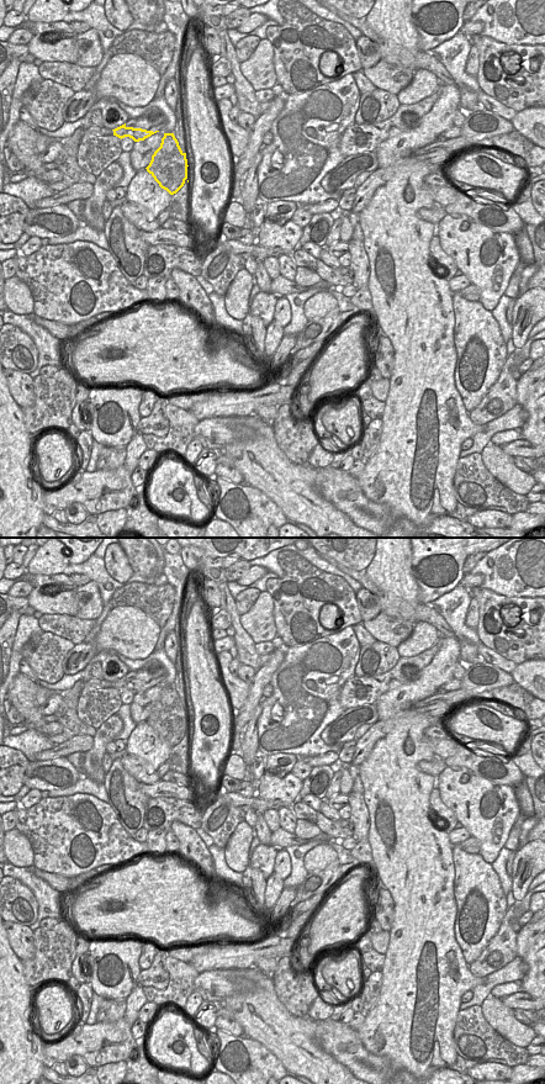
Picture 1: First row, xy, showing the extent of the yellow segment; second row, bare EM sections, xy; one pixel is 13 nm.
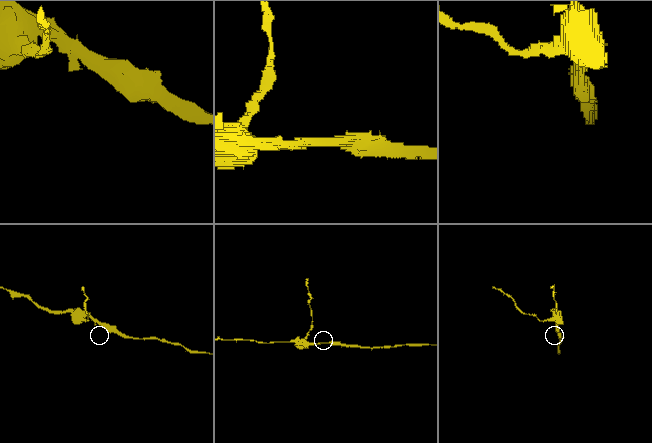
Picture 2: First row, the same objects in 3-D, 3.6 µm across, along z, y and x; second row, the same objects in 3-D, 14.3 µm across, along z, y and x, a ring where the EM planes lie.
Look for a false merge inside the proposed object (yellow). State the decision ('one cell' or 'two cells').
two cells

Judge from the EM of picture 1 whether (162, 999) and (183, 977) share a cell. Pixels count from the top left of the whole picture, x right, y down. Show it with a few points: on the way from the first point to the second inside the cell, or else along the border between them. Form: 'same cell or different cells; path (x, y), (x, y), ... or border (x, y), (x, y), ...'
same cell; path (167, 994), (179, 982)

